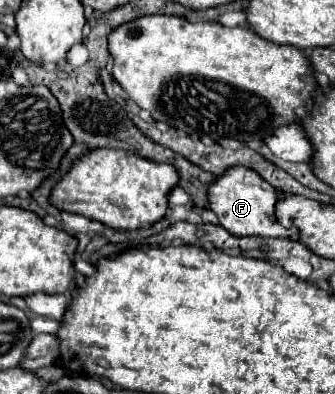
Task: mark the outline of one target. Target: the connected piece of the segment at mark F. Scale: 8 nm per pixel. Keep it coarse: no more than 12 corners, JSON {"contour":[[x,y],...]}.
{"contour":[[245,166],[209,186],[235,236],[299,238],[273,214],[279,192]]}

